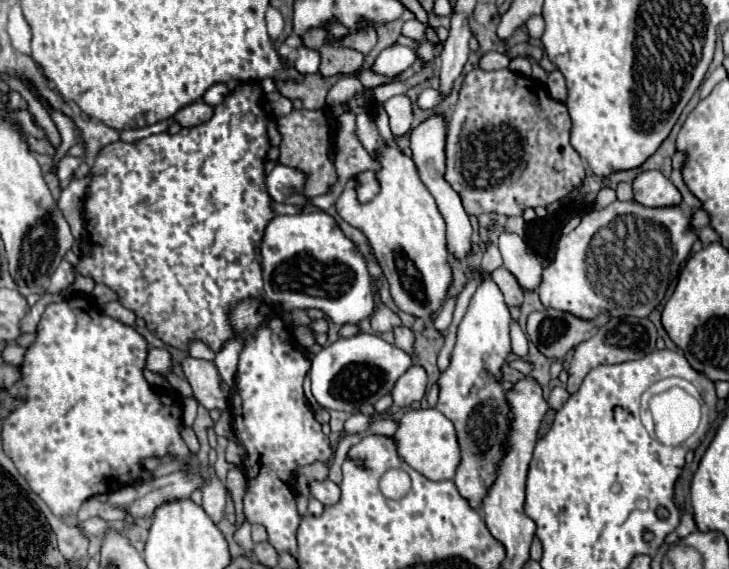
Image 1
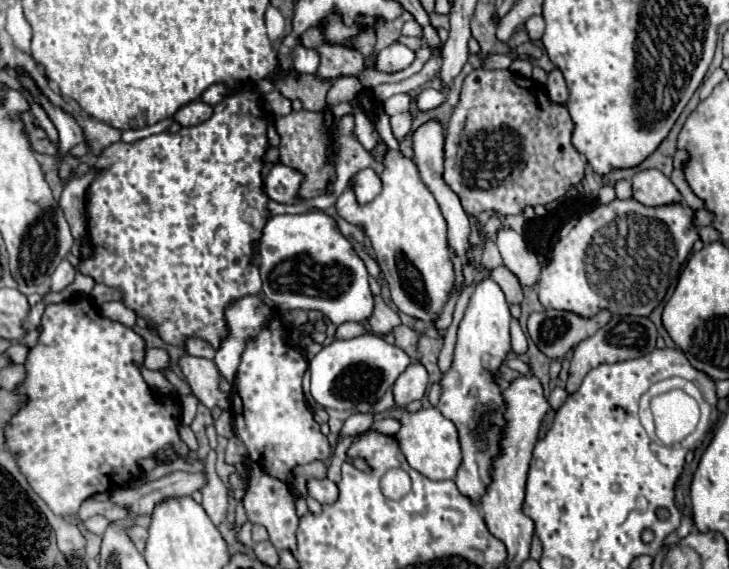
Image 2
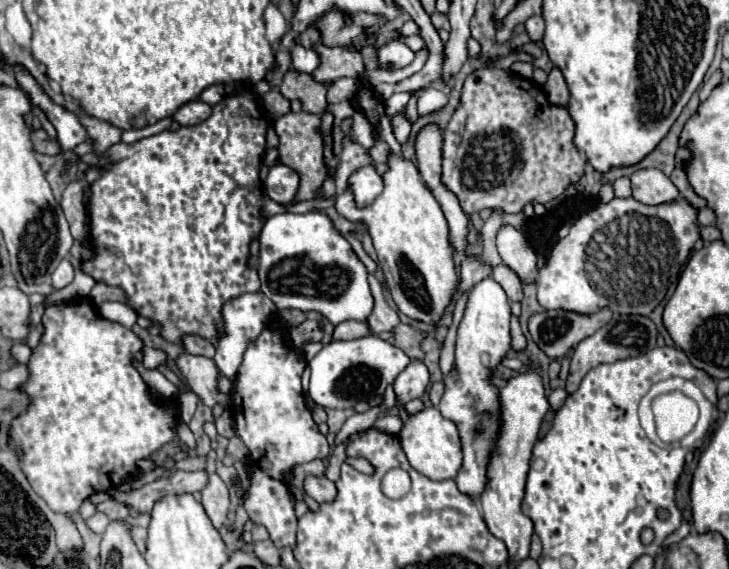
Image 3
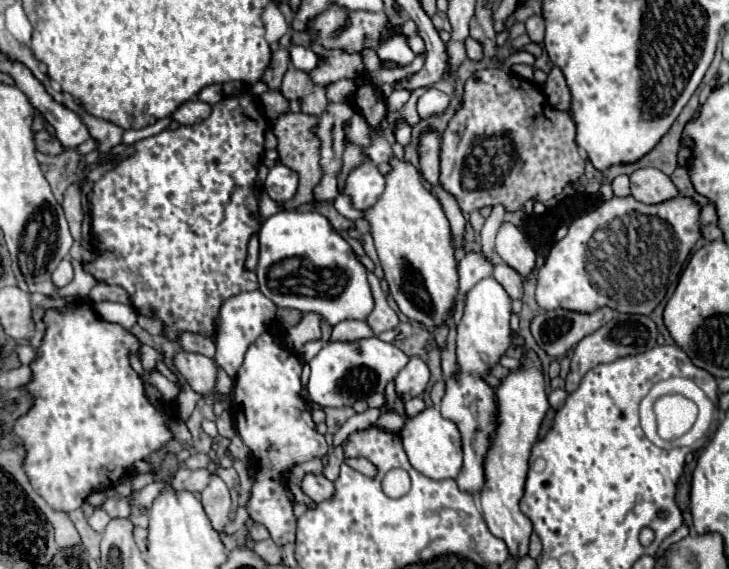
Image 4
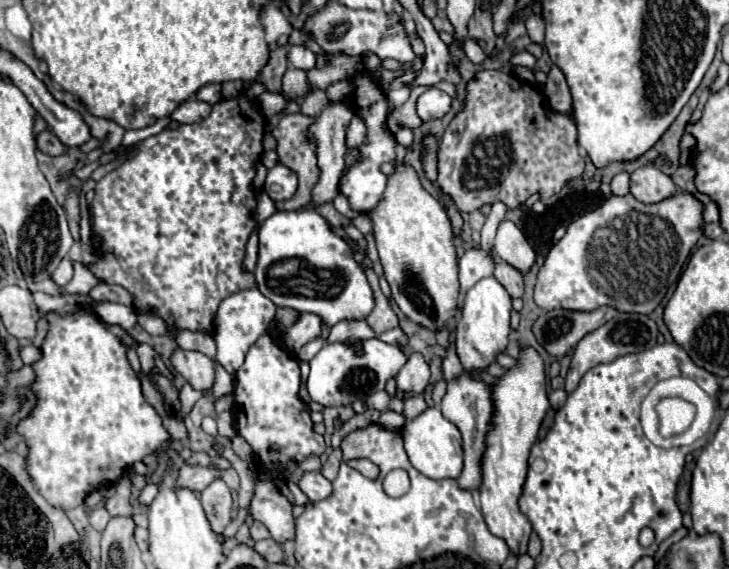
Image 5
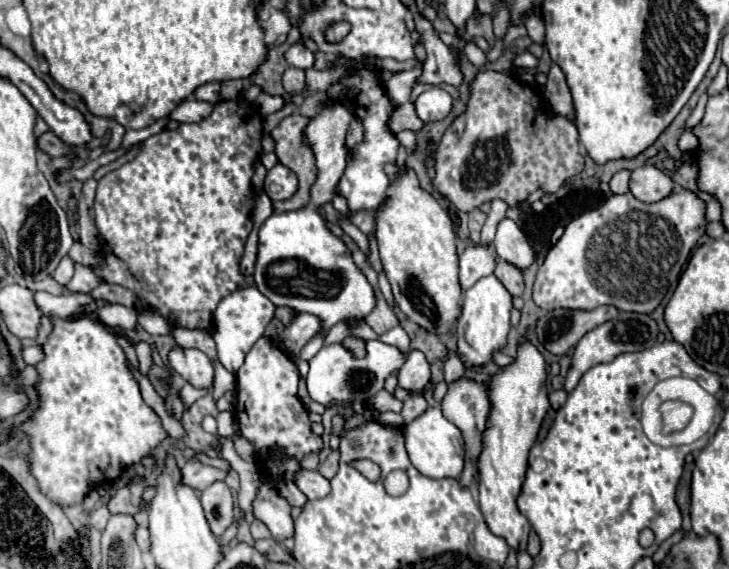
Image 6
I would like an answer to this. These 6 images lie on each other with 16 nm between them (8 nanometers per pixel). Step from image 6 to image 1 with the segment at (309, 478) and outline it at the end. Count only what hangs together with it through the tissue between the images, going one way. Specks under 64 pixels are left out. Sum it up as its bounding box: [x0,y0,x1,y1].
[310,480,340,506]

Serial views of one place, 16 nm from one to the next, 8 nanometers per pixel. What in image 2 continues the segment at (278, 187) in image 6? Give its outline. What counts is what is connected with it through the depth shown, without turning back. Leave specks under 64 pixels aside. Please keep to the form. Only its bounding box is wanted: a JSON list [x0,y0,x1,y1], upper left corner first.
[264,164,302,204]

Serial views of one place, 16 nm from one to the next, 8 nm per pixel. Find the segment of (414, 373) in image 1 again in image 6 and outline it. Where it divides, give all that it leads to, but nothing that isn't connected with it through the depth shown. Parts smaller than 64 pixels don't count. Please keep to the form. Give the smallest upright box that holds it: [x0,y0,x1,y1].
[398,350,430,392]

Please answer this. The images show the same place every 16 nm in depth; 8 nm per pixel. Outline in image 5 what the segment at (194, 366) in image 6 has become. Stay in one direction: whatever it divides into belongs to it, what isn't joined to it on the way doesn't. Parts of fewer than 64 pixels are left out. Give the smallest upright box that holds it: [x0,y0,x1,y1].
[170,350,214,390]

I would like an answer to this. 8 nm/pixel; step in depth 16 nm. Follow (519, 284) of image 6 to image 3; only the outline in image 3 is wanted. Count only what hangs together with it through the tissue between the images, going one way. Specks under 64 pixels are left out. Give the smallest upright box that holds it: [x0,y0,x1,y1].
[492,264,522,302]

